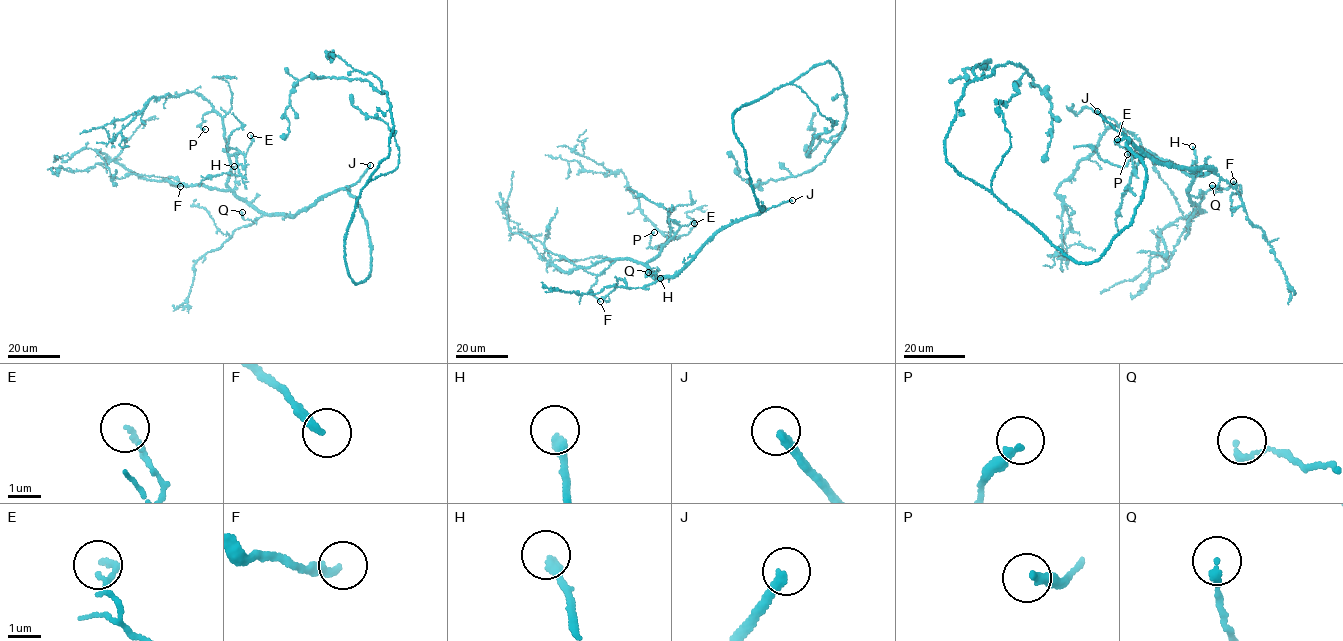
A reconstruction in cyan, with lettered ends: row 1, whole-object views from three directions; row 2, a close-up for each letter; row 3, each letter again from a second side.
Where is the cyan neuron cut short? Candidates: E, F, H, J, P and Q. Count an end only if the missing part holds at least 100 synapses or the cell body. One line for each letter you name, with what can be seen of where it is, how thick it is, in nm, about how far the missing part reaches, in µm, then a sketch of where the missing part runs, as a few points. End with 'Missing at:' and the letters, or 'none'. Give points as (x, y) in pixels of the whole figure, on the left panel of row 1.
J: (370, 165) | 280 nm | 35 µm | (370, 165), (380, 146), (383, 118), (392, 92)
Missing at: J

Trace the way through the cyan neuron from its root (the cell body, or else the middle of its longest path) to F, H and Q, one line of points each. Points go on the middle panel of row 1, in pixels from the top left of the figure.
F: (753, 192), (763, 210), (717, 232), (672, 276), (660, 279), (640, 263), (614, 259), (591, 288), (600, 301)
H: (753, 192), (763, 210), (717, 232), (672, 276), (660, 279), (650, 270), (660, 278)
Q: (753, 192), (764, 207), (759, 214), (717, 232), (672, 276), (659, 279), (654, 273), (646, 276), (648, 272)

